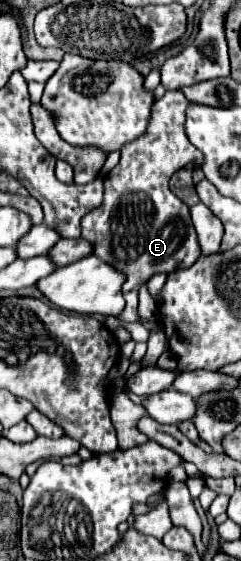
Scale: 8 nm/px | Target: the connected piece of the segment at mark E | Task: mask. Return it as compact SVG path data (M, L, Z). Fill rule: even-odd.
M167 91L159 101L153 103L147 131L141 139L135 139L135 143L127 143L127 147L121 149L121 161L107 175L103 203L81 219L81 239L93 245L93 255L103 259L105 263L111 263L111 267L115 267L117 271L123 271L123 293L139 289L157 273L169 275L171 271L191 267L199 259L199 243L189 217L189 207L179 201L169 189L169 179L175 171L190 163L194 163L195 167L203 165L203 153L199 153L199 149L193 147L185 135L183 123L187 107L189 101L181 91Z

